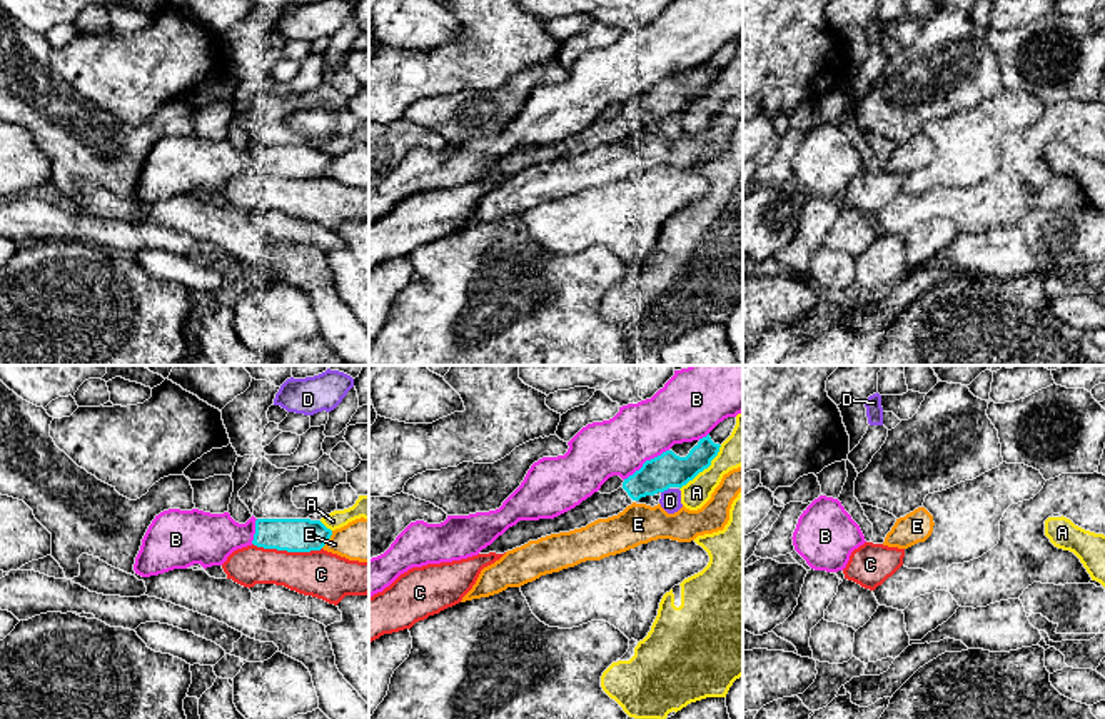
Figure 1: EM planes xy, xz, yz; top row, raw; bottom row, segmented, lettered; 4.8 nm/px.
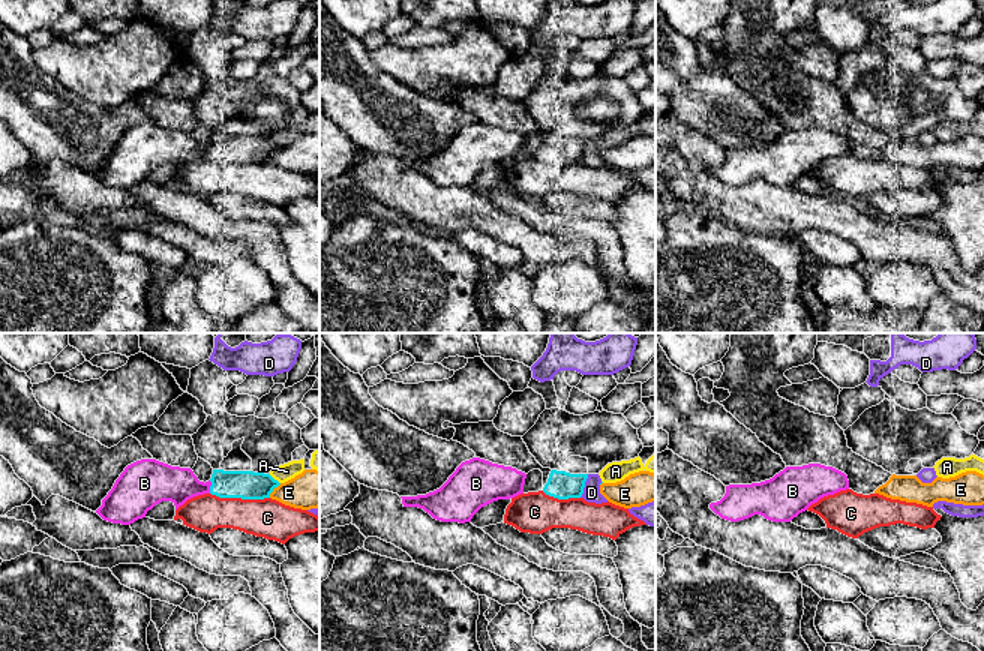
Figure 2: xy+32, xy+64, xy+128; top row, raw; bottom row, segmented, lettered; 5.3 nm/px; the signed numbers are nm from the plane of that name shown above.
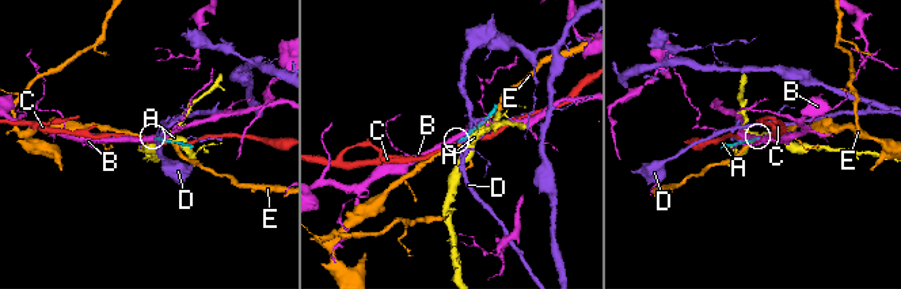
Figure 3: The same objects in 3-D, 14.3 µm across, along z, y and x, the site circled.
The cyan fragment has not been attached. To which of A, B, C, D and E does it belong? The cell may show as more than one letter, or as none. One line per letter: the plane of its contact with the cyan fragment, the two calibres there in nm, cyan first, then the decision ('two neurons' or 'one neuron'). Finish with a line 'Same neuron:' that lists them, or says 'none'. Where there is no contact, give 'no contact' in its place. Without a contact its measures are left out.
A: xz | 160/170 nm | two neurons
B: xz | 160/280 nm | two neurons
C: xy | 160/220 nm | two neurons
D: xz | 160/100 nm | two neurons
E: xy | 160/200 nm | two neurons
Same neuron: none

